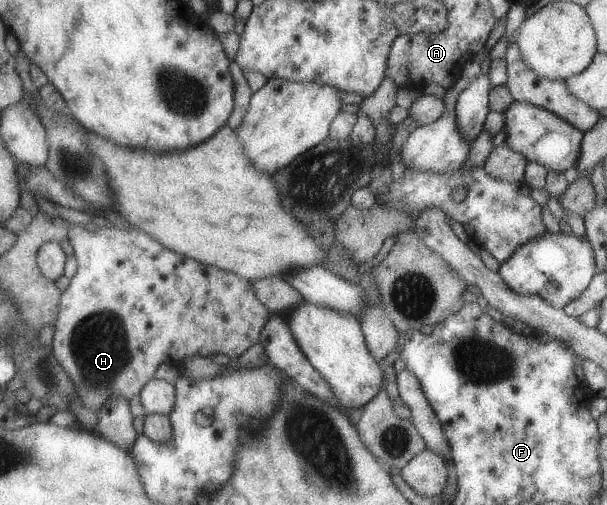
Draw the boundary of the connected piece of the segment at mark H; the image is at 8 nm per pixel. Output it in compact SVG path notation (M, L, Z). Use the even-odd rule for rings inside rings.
M100 222L100 230L92 232L83 224L71 224L70 244L74 248L74 254L78 258L79 269L76 276L72 279L70 288L65 291L61 307L61 317L56 324L55 343L53 350L58 357L59 363L64 370L72 377L76 384L77 396L82 399L84 407L92 409L96 414L100 414L115 397L124 397L131 400L143 394L146 385L158 374L160 366L164 362L171 362L174 366L182 364L186 356L192 356L199 352L200 355L226 354L231 360L237 359L244 354L250 346L260 340L262 327L266 324L271 312L260 302L256 296L250 280L236 274L228 272L217 266L201 263L198 259L184 256L184 253L176 252L167 245L156 240L151 234L134 227L132 230L124 230L107 223Z

